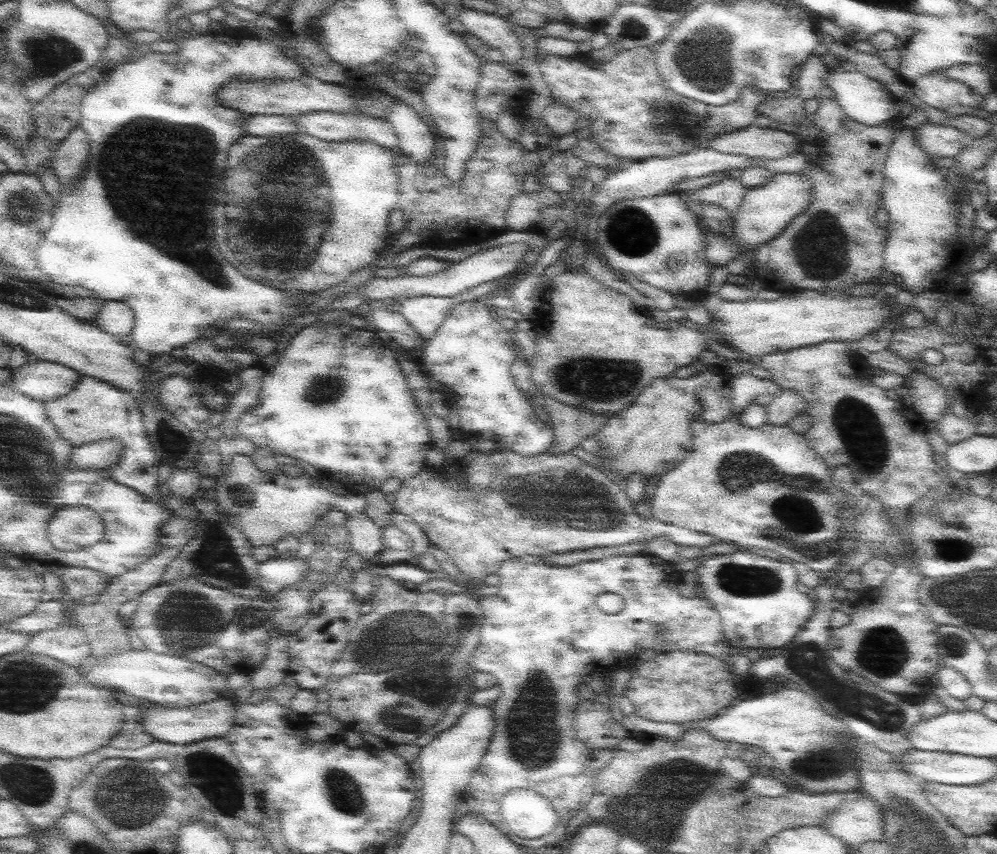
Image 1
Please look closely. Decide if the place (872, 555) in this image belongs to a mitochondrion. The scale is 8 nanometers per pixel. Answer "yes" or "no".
no

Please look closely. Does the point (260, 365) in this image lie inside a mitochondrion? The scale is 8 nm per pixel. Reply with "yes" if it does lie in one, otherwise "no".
no

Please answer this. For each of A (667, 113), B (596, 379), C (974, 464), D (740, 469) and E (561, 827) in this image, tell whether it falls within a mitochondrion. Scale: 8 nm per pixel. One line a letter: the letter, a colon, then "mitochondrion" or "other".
A: mitochondrion
B: mitochondrion
C: other
D: mitochondrion
E: other

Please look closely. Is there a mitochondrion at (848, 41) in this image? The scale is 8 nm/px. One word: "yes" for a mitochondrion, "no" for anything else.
no

